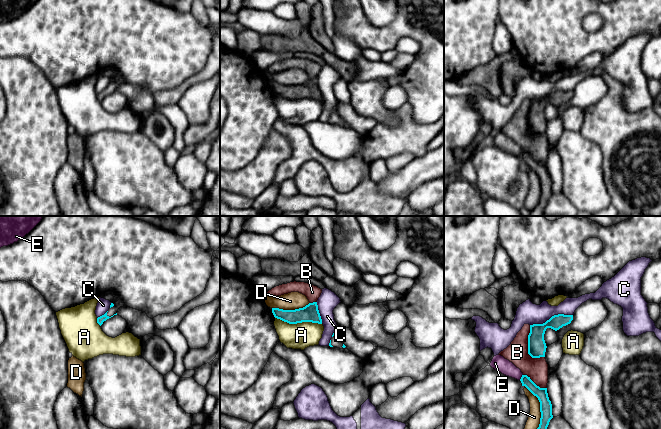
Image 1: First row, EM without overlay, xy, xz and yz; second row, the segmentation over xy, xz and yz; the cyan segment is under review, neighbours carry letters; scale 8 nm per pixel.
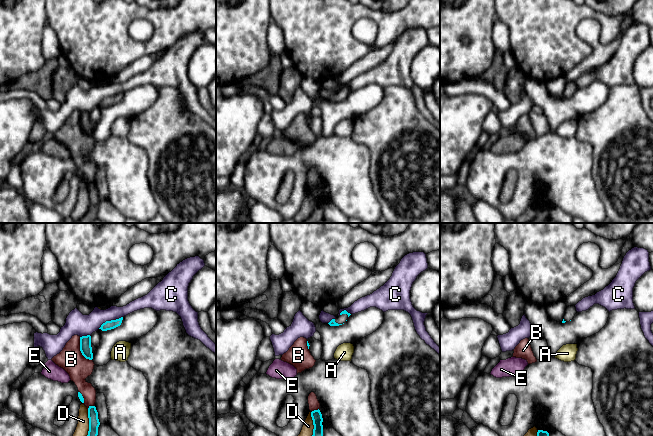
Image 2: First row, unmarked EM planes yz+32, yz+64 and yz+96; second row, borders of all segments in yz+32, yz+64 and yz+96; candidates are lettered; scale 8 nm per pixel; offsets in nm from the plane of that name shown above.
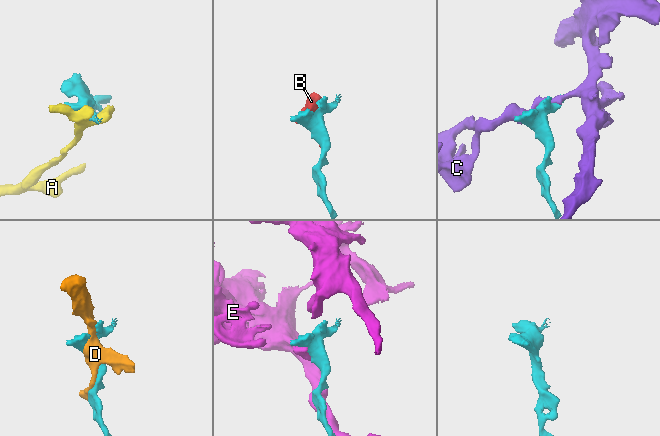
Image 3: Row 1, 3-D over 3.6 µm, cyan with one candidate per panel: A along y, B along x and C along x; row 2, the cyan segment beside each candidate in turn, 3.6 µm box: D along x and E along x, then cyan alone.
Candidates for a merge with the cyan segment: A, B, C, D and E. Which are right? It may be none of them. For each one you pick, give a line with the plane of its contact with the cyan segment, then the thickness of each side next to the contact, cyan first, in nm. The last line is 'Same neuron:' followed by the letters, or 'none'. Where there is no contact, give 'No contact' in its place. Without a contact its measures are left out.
Same neuron: none

